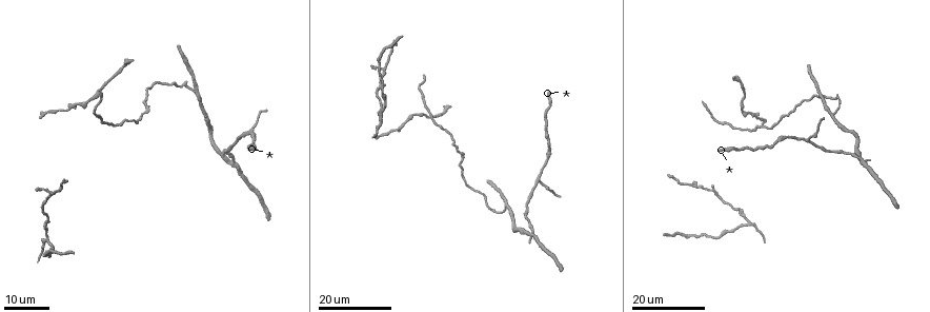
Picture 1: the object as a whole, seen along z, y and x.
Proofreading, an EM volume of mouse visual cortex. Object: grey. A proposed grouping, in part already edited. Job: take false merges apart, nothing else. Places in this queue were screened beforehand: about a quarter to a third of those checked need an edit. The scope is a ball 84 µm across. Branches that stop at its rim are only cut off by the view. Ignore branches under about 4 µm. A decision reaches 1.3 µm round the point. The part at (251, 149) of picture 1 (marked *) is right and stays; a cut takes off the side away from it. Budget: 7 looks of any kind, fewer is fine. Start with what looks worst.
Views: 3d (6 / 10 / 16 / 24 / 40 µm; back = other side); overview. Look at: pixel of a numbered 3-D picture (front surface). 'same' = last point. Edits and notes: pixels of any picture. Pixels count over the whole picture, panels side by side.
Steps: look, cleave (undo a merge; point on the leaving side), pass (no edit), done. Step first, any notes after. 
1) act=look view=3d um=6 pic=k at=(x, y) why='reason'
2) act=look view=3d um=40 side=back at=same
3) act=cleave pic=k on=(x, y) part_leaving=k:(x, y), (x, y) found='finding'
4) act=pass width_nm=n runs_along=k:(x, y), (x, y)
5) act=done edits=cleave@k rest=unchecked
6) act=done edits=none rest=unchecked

act=look view=3d um=16 pic=1 at=(380, 121) why='three-way junction'

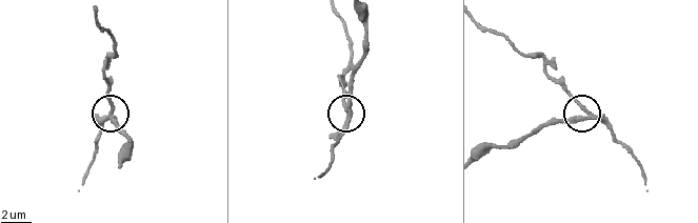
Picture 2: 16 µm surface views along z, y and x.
act=look view=3d um=10 pic=2 at=(589, 118) why='closer look'

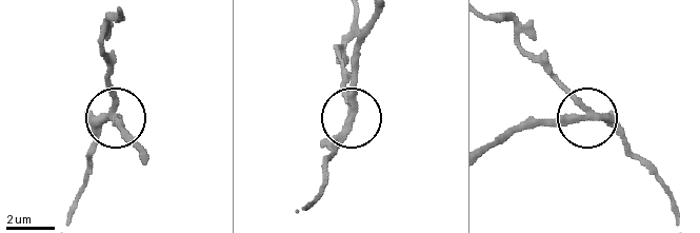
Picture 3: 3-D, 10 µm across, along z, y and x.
act=cleave pic=3 on=(572, 113) side_arm_um=8 part_leaving=3:(601, 117), (519, 123), (488, 141) found='a second neuron is stuck on'

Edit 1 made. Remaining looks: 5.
act=look view=3d um=16 pic=1 at=(712, 190) why='a fork'

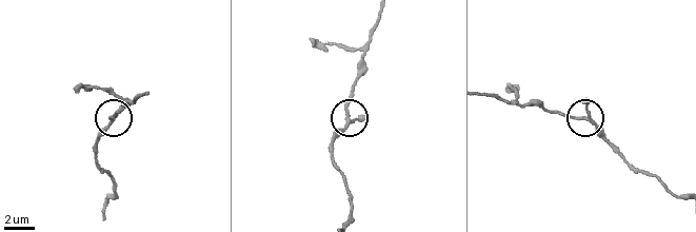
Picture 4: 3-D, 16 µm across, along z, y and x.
act=look view=3d um=6 pic=4 at=(584, 117)

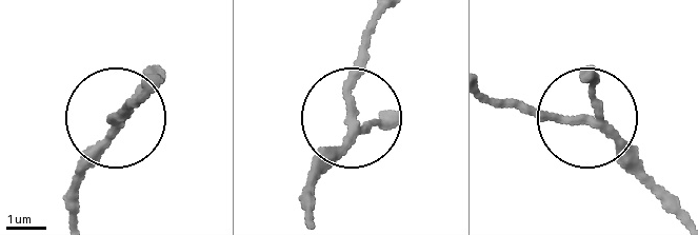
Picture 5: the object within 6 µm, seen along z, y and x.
act=pass found='continuous, no second neuron'

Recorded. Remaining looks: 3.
act=look view=3d um=24 pic=1 at=(808, 138) why='arms part here'

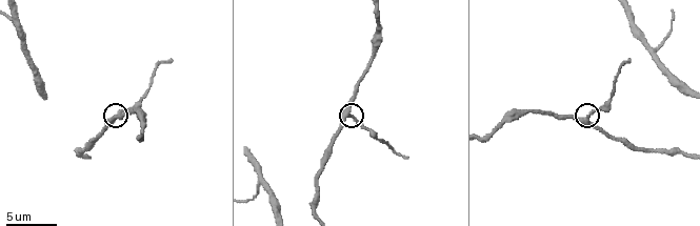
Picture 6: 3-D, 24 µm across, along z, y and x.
act=look view=3d um=10 pic=6 at=(348, 116)

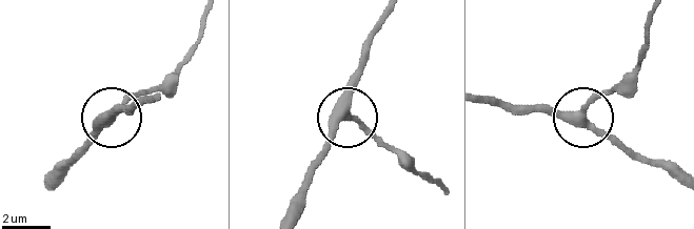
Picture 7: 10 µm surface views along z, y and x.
act=pass runs_along=7:(483, 98), (514, 109), (583, 116), (614, 87) found='all the same neuron'

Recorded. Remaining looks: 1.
act=done edits=cleave@3 rest=unchecked

